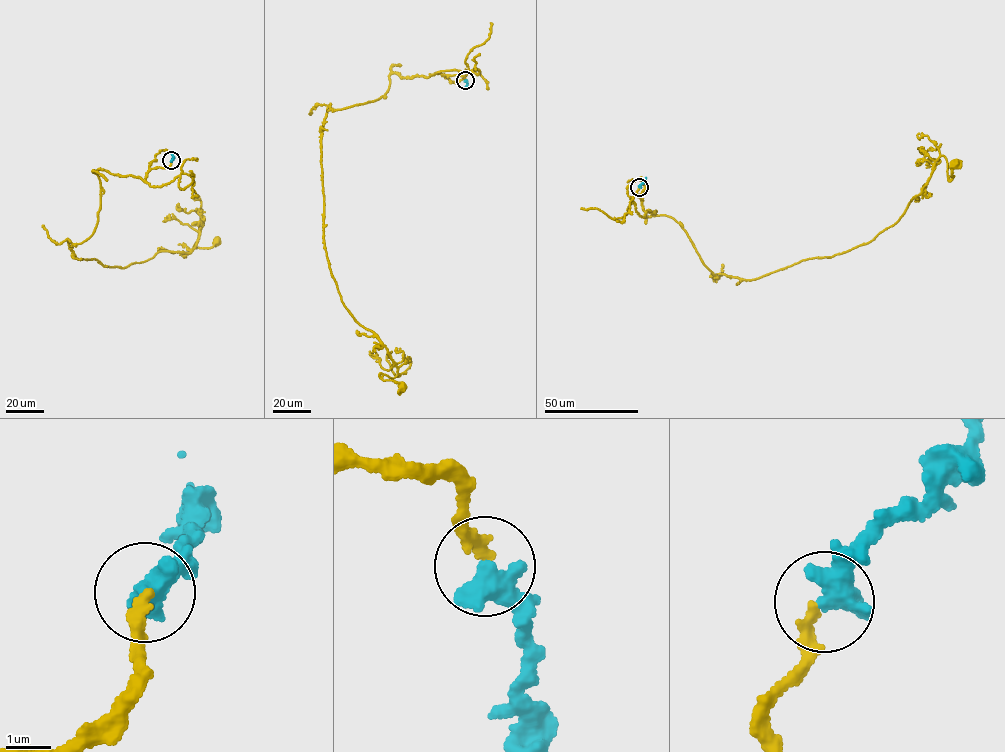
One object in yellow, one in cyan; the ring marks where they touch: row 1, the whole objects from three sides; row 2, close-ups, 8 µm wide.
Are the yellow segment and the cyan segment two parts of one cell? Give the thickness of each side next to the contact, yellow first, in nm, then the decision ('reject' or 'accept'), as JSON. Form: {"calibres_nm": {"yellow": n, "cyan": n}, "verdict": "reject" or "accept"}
{"calibres_nm": {"yellow": 280, "cyan": 650}, "verdict": "accept"}

